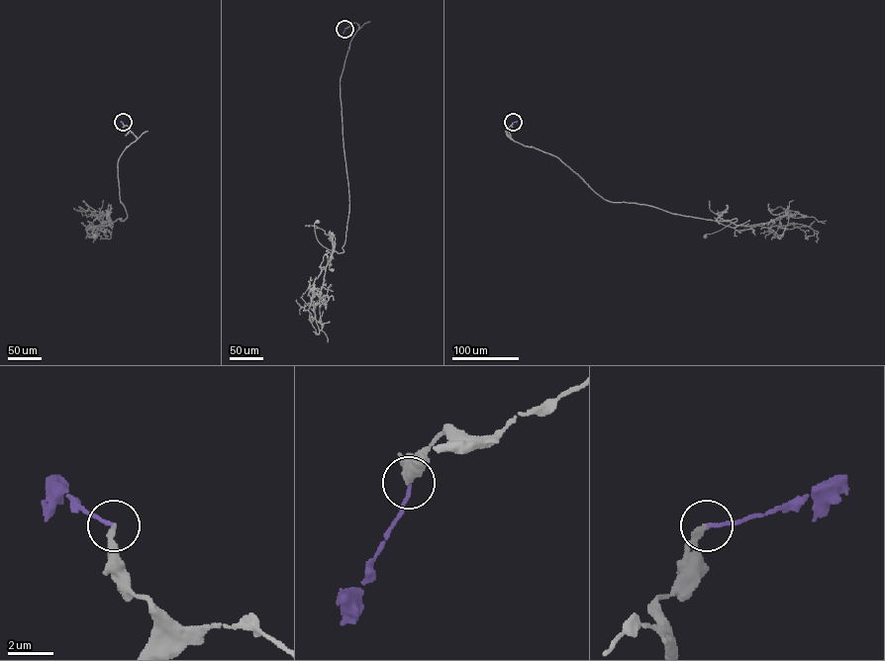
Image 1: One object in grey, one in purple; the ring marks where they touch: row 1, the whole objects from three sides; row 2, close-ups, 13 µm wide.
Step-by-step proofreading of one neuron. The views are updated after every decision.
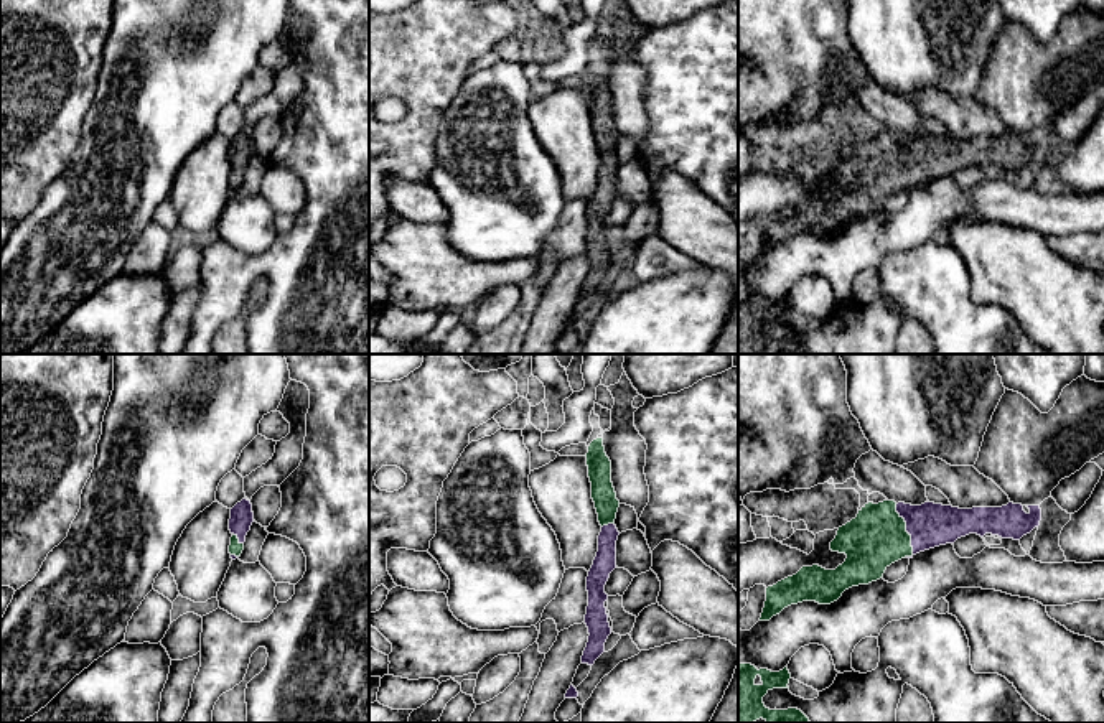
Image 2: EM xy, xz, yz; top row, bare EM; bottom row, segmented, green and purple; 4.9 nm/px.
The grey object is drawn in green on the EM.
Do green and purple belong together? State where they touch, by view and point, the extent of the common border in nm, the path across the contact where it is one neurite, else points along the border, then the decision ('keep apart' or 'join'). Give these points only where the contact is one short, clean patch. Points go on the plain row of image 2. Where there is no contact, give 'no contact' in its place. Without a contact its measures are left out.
yz (905, 162) | 280 nm | across yz (877, 168), (890, 162), (905, 162), (930, 155) | join

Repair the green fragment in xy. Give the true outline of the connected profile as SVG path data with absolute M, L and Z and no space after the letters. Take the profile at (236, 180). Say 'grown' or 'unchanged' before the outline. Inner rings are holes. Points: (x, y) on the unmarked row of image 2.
grown; M242 130L231 140L229 161L232 165L229 184L236 191L244 181L246 166L250 161L254 153L252 135L247 130Z

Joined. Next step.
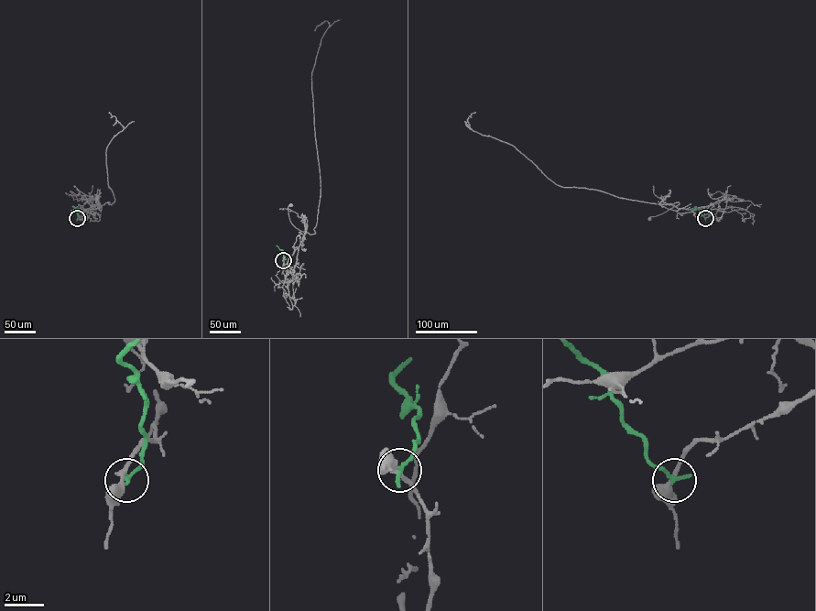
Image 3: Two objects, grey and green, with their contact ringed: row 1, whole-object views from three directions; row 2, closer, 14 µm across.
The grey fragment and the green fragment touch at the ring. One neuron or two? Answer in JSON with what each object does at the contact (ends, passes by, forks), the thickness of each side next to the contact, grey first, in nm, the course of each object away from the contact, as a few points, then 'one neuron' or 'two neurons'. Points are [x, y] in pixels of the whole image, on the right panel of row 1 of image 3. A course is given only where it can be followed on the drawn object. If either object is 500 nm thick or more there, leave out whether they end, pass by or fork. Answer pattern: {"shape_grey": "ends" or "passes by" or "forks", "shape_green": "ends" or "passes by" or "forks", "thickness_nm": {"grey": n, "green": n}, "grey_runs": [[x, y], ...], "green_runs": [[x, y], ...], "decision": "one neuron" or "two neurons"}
{"shape_grey": "passes by", "shape_green": "ends", "thickness_nm": {"grey": 320, "green": 240}, "grey_runs": [[705, 218], [710, 215], [708, 211], [678, 208], [676, 205], [650, 219]], "green_runs": [[705, 218], [696, 207], [690, 210]], "decision": "two neurons"}

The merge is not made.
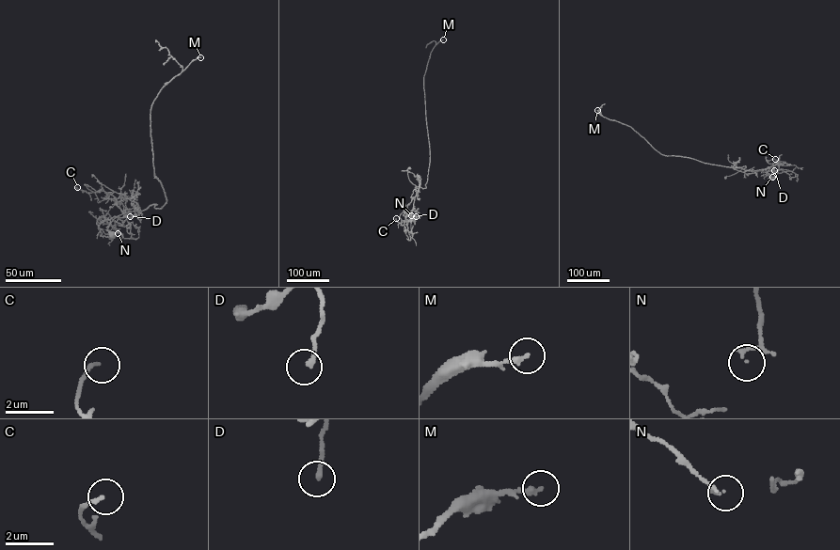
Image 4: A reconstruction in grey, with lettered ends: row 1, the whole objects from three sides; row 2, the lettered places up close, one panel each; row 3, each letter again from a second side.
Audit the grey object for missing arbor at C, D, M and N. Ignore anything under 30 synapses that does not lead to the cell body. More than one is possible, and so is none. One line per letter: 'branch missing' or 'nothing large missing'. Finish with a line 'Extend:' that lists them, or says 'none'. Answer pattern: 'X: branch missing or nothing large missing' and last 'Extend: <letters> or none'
C: nothing large missing
D: nothing large missing
M: branch missing
N: nothing large missing
Extend: M

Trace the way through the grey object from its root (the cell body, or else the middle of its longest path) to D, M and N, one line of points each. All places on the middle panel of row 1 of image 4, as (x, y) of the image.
D: (409, 168), (409, 180), (420, 186), (411, 212), (411, 217), (416, 216)
M: (409, 168), (409, 180), (425, 188), (430, 154), (423, 76), (431, 52), (443, 39)
N: (409, 168), (409, 180), (420, 186), (406, 208), (411, 215)

